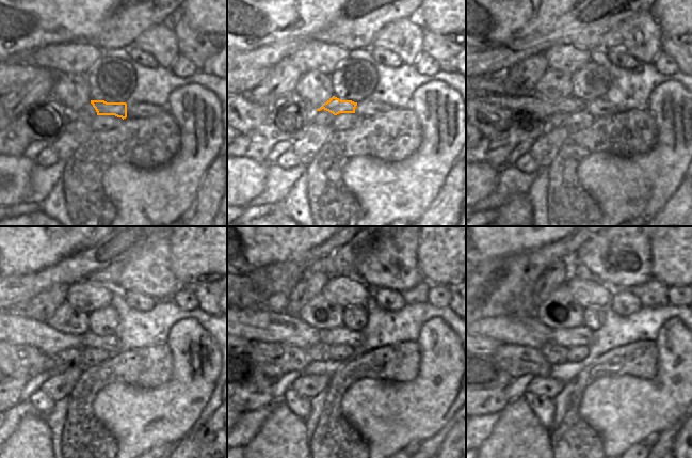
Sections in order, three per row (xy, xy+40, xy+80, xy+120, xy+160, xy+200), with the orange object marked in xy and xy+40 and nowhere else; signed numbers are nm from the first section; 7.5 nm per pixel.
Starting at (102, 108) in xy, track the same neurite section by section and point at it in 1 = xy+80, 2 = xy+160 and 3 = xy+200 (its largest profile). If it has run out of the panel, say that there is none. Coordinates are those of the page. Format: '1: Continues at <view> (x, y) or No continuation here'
1: Continues at xy+80 (489, 88)
2: Continues at xy+160 (253, 325)
3: Continues at xy+200 (524, 330).

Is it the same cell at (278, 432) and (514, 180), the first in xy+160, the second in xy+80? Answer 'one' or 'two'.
two

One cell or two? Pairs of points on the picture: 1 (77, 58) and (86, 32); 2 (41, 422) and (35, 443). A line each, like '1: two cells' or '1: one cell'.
1: two cells
2: one cell

